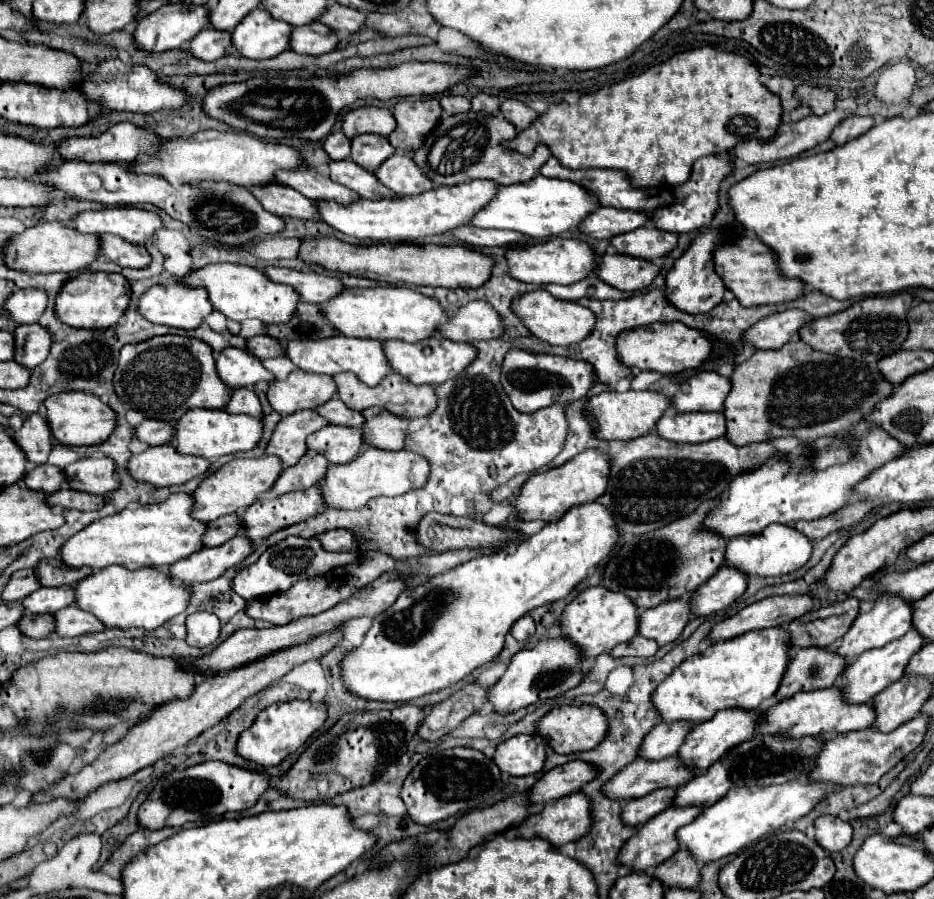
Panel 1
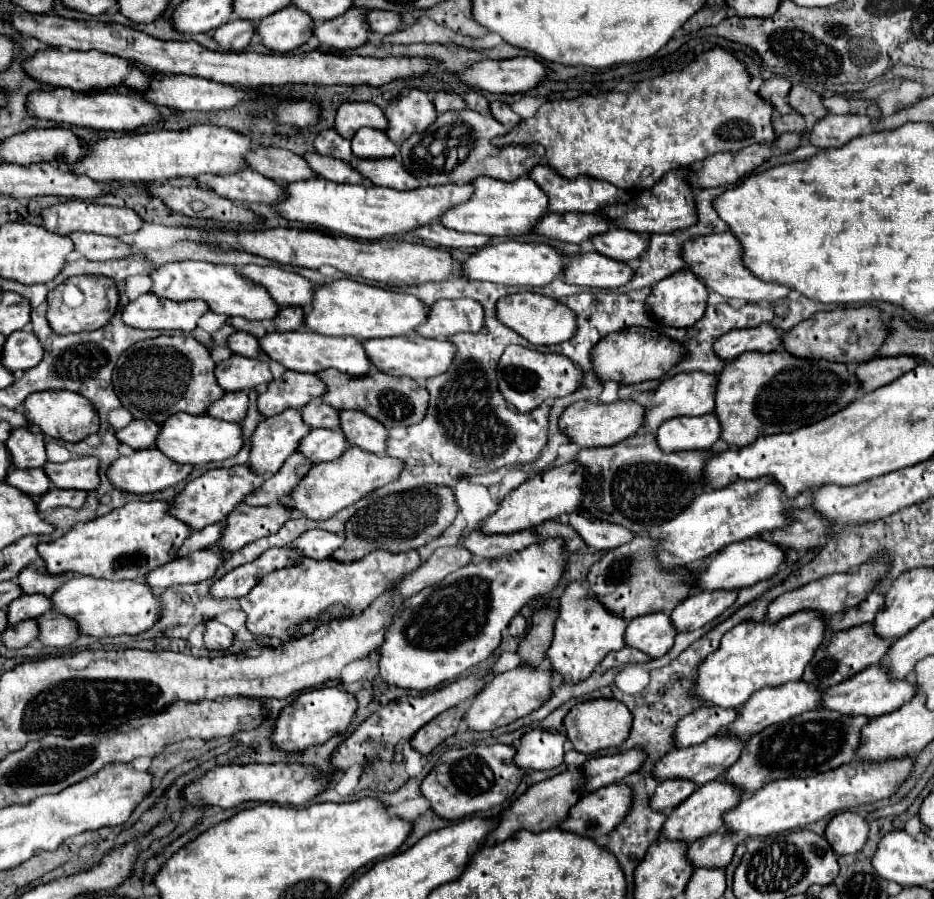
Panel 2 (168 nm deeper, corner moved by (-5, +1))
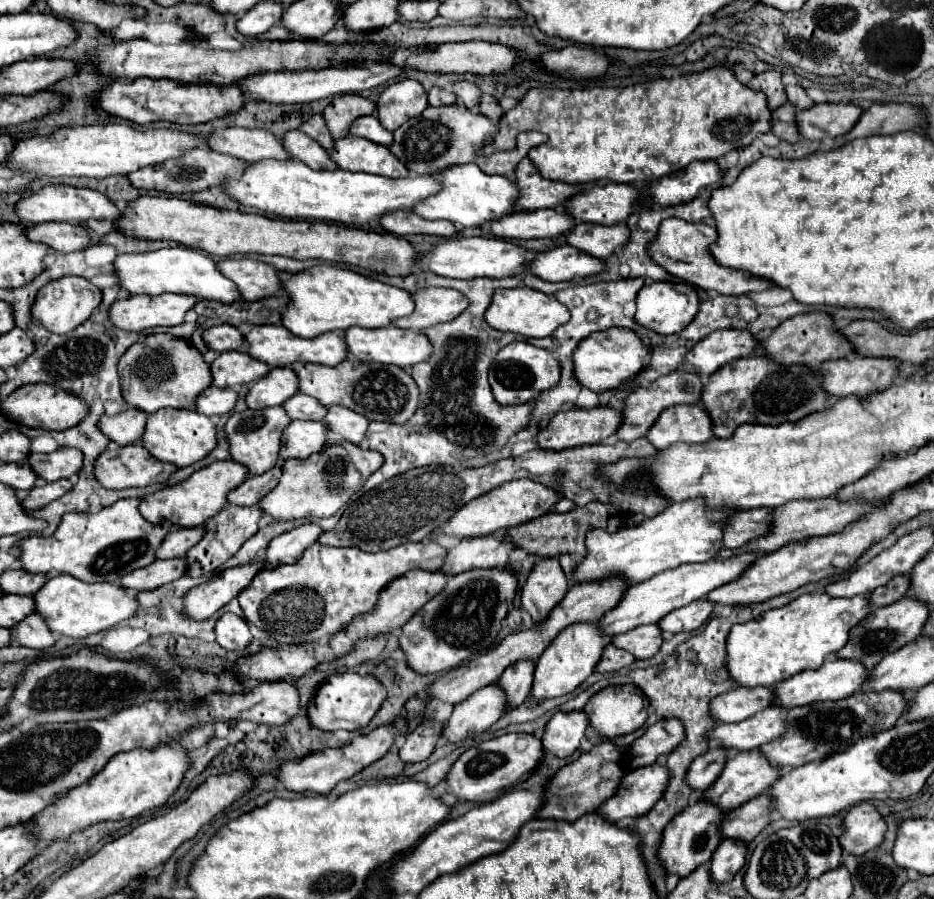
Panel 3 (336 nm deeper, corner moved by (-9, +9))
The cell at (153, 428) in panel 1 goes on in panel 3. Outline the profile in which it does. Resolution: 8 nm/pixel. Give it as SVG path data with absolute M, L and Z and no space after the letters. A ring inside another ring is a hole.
M129 409L117 417L103 417L99 421L99 429L119 445L133 445L141 441L145 433L147 413L139 409Z

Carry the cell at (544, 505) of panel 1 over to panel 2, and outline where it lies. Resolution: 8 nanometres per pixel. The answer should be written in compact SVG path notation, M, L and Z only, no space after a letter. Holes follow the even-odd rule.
M567 463L567 465L547 471L543 475L537 475L537 477L521 483L519 487L515 487L507 497L503 497L503 501L499 503L499 509L479 525L479 531L487 533L487 535L515 533L515 531L537 527L543 521L557 519L559 515L573 513L579 509L581 499L583 499L583 489L581 489L583 479L585 479L585 471L581 469L581 465L575 465L575 463Z

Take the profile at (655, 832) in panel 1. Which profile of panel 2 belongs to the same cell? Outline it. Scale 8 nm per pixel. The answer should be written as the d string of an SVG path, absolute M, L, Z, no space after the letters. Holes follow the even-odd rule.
M709 781L701 787L697 787L697 791L685 799L681 805L677 805L671 815L667 817L665 821L665 827L663 827L663 837L667 839L681 839L685 843L693 843L695 839L699 837L705 837L705 835L711 835L711 833L719 833L723 831L723 813L733 809L739 801L741 801L741 789L733 789L733 785L725 783L725 781Z

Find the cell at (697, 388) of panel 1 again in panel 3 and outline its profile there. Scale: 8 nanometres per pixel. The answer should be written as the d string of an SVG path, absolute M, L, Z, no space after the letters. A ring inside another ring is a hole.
M691 367L671 371L671 373L663 375L663 377L659 377L657 381L653 381L649 387L635 389L625 399L627 405L623 409L623 425L619 427L615 437L621 439L621 441L635 441L639 437L645 437L649 433L651 425L657 421L661 411L665 411L667 407L673 407L673 405L681 405L681 403L699 403L701 393L703 393L701 375L695 373Z

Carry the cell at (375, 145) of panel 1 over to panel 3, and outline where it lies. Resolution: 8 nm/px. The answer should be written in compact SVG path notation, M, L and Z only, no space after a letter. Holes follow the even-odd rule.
M367 115L367 117L361 117L361 119L357 119L357 121L353 121L353 125L351 125L351 135L355 135L355 137L363 137L363 139L369 139L369 141L375 141L375 139L381 139L381 141L377 141L379 145L393 145L393 133L389 133L381 123L379 123L379 119L377 117L373 117L373 115Z

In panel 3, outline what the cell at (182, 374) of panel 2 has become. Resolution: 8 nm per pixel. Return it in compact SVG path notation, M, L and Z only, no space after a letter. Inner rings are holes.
M151 333L133 343L119 361L119 377L123 399L145 413L155 413L163 407L195 409L197 395L213 383L211 369L205 363L203 353L193 343L169 333Z

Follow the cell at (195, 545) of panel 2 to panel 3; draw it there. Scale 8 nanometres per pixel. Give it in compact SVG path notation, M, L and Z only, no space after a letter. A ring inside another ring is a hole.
M201 527L171 529L169 535L165 537L165 541L161 543L161 549L157 551L157 559L173 559L173 557L187 555L187 551L197 541L201 541L203 535L205 535L205 529L201 529Z

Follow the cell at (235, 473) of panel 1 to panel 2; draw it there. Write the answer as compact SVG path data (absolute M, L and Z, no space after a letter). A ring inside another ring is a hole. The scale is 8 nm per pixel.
M237 465L231 469L209 469L185 485L185 489L173 499L169 513L173 513L179 521L187 523L191 529L197 531L217 521L223 521L233 511L233 507L241 503L249 493L253 493L261 483L263 483L263 475L257 475L247 465L245 467Z

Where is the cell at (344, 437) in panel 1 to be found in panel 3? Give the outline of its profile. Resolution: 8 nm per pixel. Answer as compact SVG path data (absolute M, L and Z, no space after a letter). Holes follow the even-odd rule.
M291 421L281 441L281 459L305 459L319 453L327 443L329 427L319 421Z

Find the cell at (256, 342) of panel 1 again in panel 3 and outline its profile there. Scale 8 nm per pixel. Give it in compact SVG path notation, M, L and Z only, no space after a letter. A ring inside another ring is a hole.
M219 323L219 325L213 325L213 327L205 329L203 339L209 345L209 349L219 351L219 353L221 351L233 351L233 349L239 351L239 349L245 347L243 333L237 327L227 325L227 323Z

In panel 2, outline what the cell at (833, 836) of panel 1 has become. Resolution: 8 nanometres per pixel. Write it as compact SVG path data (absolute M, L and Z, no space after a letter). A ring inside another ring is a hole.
M845 811L831 819L825 837L837 855L853 855L863 849L867 833L869 833L867 821L857 813Z

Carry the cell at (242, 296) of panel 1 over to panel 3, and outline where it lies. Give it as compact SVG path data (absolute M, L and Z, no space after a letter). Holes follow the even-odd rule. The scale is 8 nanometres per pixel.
M165 247L153 253L131 253L131 255L119 255L115 259L115 273L119 277L119 285L125 287L131 295L147 293L147 295L161 295L161 293L185 293L185 295L197 295L203 299L215 299L221 303L233 303L243 301L241 291L233 281L229 281L219 269L217 263L187 247Z

